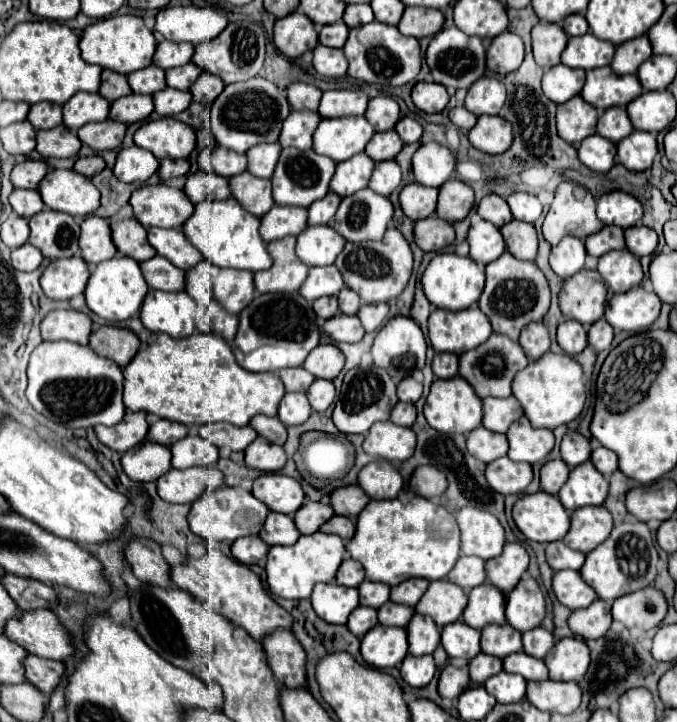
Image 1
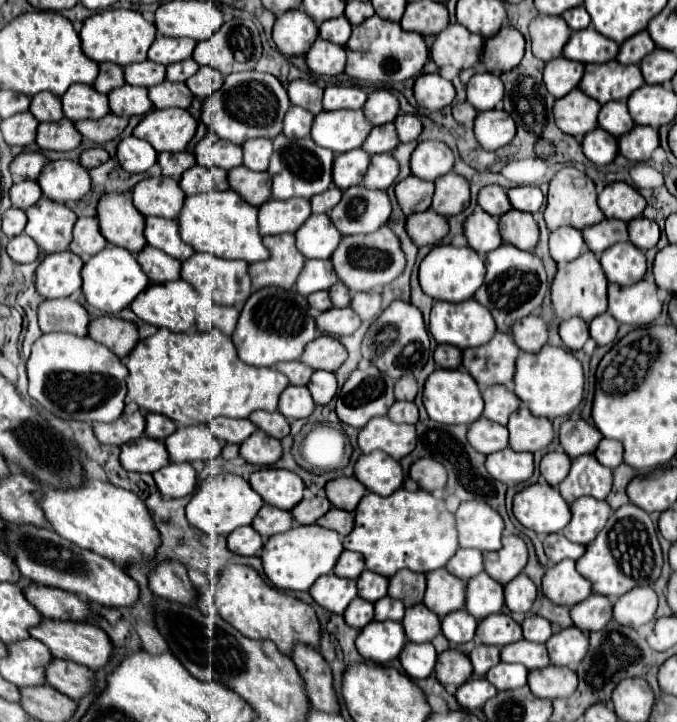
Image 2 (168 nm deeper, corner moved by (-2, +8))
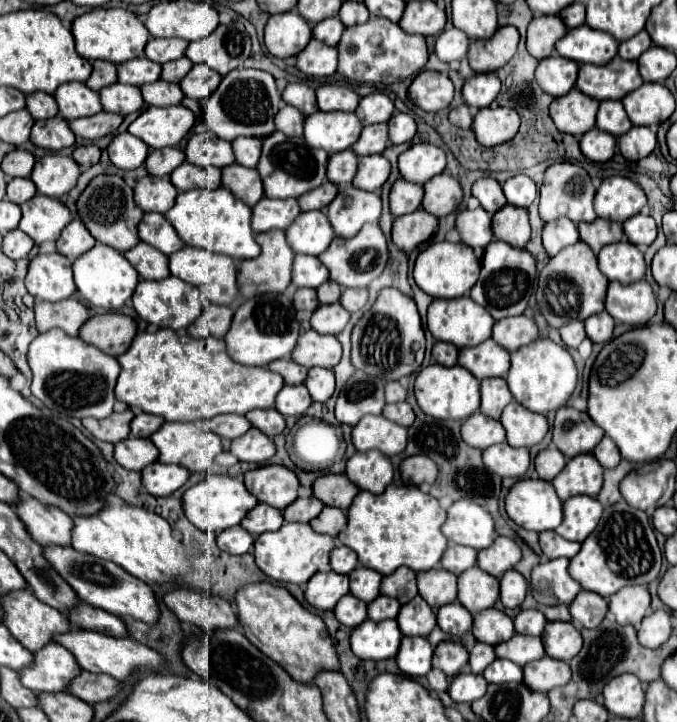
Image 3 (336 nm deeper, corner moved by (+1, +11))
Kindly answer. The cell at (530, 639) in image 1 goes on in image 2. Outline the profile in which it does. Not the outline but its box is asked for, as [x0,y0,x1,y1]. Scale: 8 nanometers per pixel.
[522,614,552,642]

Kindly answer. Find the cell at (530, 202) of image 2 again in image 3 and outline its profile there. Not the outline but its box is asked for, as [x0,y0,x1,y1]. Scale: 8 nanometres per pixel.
[503,175,537,207]

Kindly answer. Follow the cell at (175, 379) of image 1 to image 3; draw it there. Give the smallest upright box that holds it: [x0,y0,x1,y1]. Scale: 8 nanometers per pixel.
[115,329,285,421]

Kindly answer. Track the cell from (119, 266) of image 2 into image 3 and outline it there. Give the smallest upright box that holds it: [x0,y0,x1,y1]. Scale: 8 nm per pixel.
[73,243,139,311]

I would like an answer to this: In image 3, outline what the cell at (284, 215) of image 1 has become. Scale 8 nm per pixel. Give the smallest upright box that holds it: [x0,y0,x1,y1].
[253,197,301,233]

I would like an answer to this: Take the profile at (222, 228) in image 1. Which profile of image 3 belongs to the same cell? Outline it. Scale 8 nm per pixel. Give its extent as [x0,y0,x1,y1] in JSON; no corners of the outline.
[165,187,259,259]

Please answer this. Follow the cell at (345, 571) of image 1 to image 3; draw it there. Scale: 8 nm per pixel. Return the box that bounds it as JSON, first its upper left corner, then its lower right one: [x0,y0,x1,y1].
[331,545,359,575]

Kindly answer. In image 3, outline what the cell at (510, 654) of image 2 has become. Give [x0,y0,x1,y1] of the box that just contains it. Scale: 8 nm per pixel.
[495,635,545,665]

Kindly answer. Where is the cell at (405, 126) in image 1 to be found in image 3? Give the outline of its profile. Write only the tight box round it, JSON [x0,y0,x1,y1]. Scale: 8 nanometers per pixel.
[387,111,417,145]

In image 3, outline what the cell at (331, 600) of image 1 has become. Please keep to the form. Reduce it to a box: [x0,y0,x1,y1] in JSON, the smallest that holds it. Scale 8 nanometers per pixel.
[305,571,349,611]

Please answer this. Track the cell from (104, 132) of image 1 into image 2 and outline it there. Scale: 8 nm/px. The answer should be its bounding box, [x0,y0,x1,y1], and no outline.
[76,114,128,144]

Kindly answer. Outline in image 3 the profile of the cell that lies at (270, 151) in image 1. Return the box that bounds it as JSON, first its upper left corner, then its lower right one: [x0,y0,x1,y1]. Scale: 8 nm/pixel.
[233,137,263,167]

